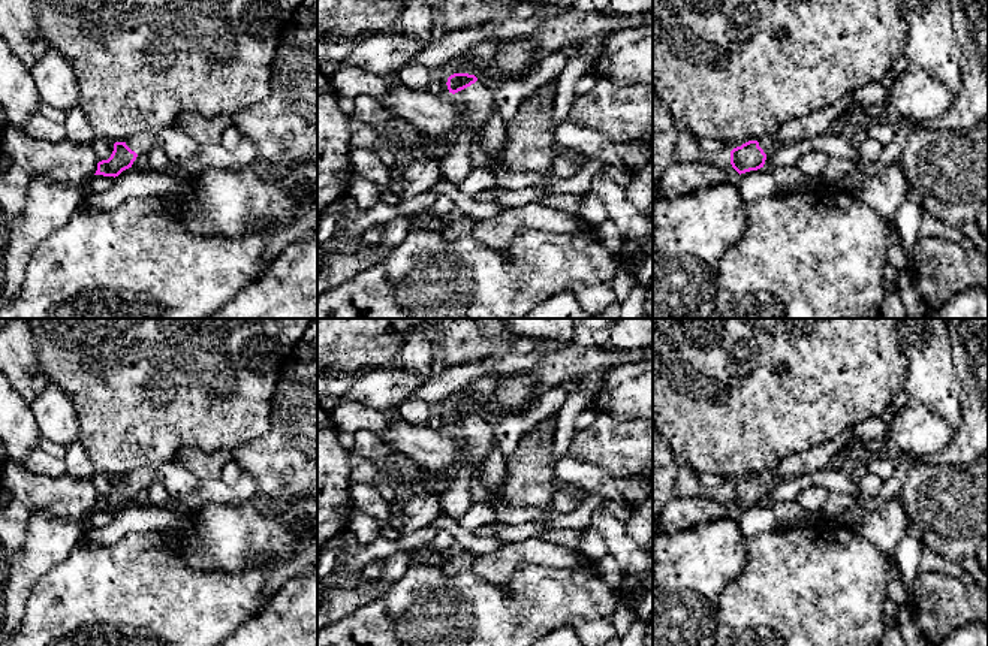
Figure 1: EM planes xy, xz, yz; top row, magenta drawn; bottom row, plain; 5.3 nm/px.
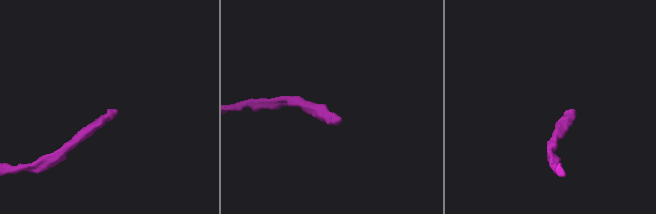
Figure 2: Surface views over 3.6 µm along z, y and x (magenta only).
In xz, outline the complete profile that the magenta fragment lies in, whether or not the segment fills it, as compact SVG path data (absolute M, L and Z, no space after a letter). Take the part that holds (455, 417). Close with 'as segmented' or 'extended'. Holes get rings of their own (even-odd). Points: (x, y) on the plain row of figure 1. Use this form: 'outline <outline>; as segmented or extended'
outline M454 408L448 413L448 425L463 441L475 470L482 470L485 458L495 444L493 428L475 410Z; extended

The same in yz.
outline M775 470L748 476L731 486L731 499L741 510L763 502L766 490L781 482Z; extended

